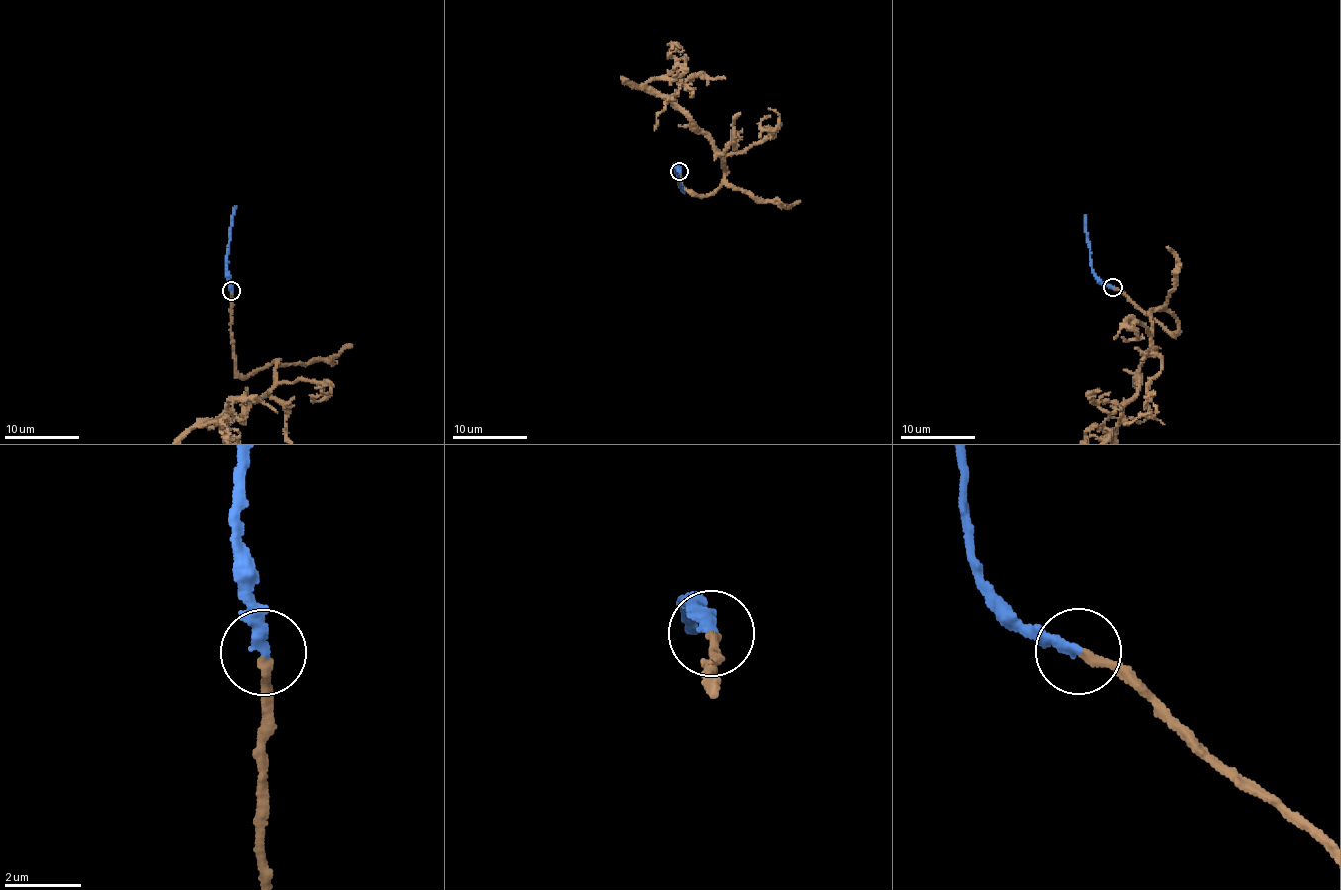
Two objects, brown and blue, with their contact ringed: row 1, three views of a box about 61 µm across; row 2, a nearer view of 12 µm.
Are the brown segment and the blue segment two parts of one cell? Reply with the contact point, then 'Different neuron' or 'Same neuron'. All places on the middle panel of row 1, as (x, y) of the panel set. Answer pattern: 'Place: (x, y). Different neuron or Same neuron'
Place: (679, 171). Same neuron

